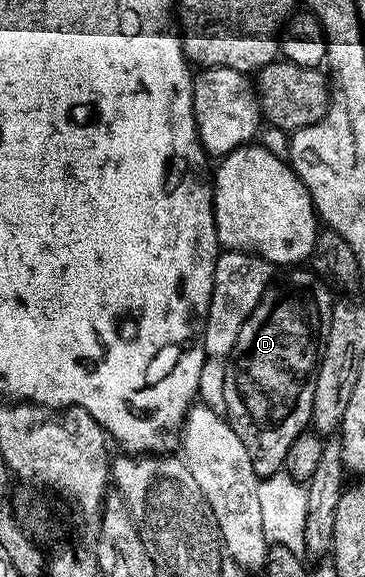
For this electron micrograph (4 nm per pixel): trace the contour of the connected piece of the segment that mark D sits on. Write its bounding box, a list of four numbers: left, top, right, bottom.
[225,269,334,477]

